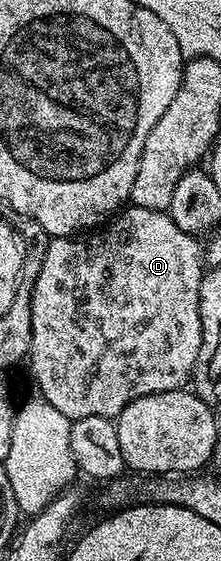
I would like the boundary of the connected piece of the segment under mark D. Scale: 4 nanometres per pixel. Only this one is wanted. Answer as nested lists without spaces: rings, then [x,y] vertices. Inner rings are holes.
[[[127,207],[114,219],[108,220],[98,231],[74,237],[56,237],[48,240],[43,251],[43,262],[34,274],[35,285],[31,291],[31,377],[35,380],[38,396],[45,398],[61,415],[71,421],[89,419],[90,417],[118,417],[121,411],[133,399],[141,399],[145,395],[157,395],[165,391],[182,389],[192,380],[197,363],[197,355],[201,351],[201,311],[199,296],[205,272],[204,250],[192,234],[181,231],[177,223],[173,223],[171,214],[166,211],[149,211],[145,207]]]

